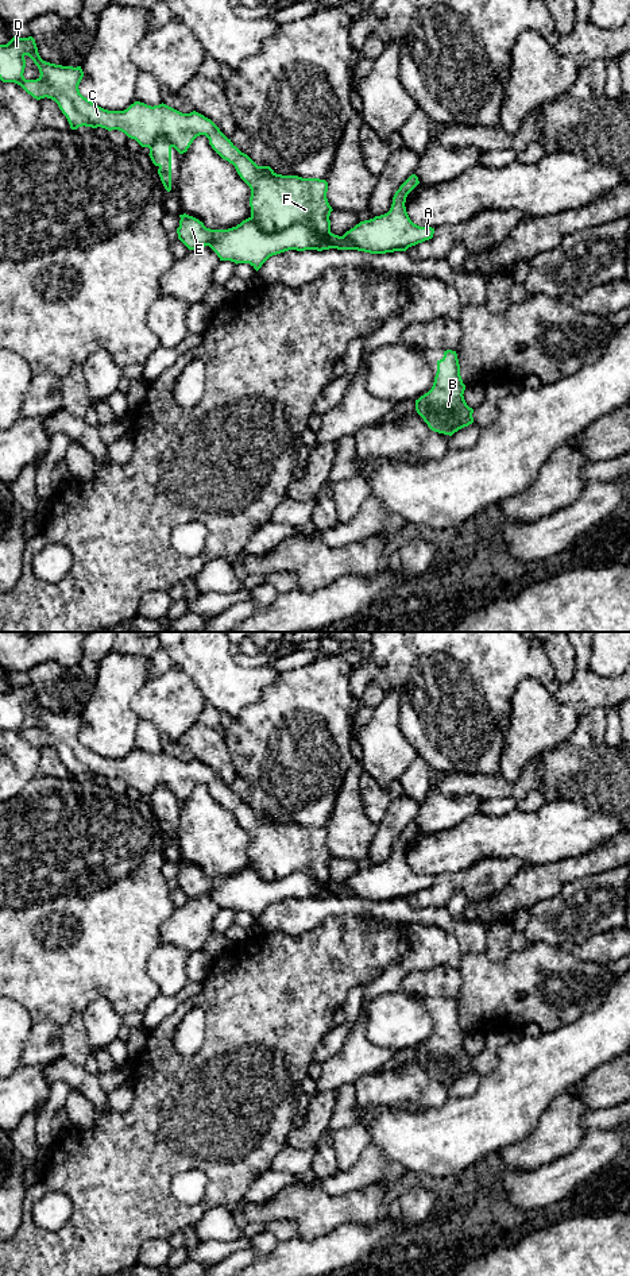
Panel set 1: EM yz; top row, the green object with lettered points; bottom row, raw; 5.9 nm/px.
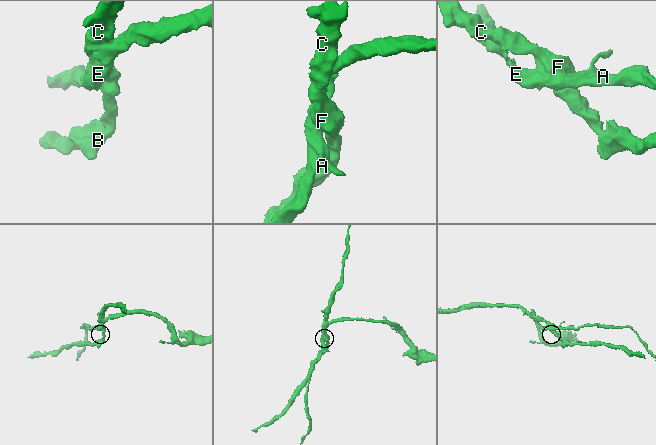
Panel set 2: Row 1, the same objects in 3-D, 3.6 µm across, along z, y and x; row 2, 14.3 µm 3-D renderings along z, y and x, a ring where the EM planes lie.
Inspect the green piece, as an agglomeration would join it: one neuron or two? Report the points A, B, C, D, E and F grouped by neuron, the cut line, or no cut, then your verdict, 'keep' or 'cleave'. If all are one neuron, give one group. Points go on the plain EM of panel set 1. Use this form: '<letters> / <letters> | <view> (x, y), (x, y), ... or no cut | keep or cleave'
A E / B C D F | yz (251, 864), (266, 879), (305, 872), (323, 885), (329, 881) | cleave

